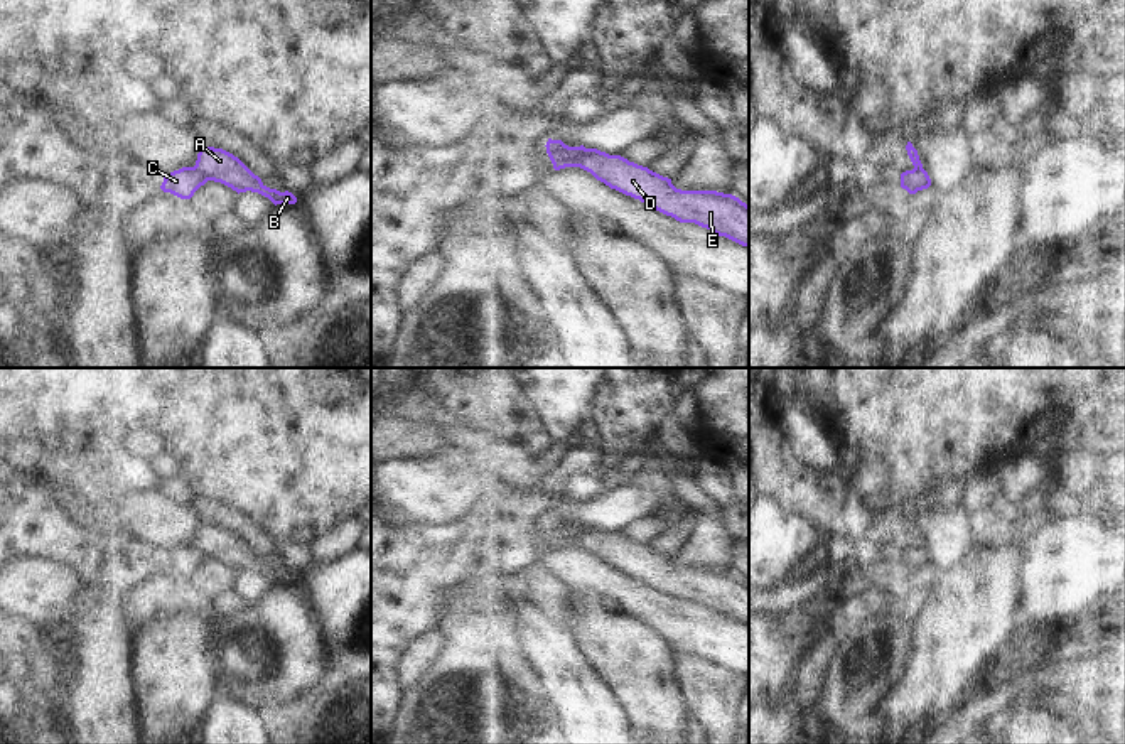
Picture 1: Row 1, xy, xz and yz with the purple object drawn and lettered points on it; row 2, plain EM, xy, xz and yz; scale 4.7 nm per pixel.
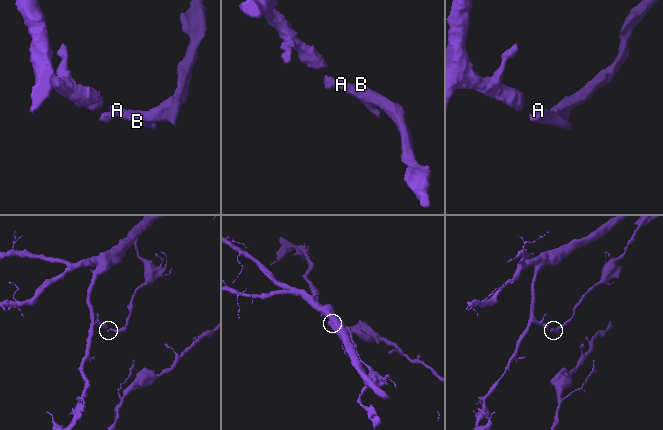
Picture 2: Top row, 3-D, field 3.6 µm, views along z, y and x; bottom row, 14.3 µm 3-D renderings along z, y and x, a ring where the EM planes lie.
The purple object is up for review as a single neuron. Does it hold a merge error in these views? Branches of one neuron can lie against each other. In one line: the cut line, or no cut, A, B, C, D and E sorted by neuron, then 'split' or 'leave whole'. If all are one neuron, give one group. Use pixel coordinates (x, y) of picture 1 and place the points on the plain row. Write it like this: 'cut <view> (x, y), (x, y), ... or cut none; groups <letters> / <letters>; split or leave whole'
cut xz (587, 527), (575, 544); groups A B D E / C; split

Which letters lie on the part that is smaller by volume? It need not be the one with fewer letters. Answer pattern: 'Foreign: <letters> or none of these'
Foreign: C

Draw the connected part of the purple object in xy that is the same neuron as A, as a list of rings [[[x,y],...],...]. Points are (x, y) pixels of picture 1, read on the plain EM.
[[[202,525],[194,545],[202,550],[207,558],[221,560],[238,572],[246,569],[258,570],[268,575],[275,584],[297,580],[292,570],[266,565],[238,535],[223,526]]]

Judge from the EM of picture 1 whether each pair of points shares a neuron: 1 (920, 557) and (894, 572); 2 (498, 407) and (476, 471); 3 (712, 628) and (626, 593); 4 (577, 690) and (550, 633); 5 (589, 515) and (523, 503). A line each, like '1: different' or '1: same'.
1: different
2: different
3: same
4: same
5: different

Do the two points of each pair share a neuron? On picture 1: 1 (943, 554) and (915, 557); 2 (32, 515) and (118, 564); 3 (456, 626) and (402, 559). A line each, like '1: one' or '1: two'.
1: two
2: one
3: two

